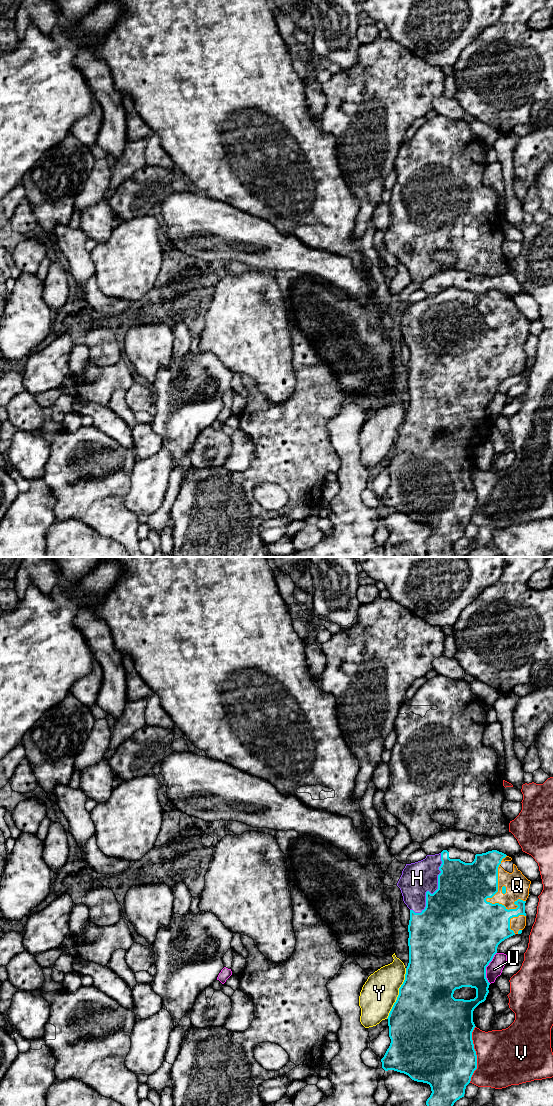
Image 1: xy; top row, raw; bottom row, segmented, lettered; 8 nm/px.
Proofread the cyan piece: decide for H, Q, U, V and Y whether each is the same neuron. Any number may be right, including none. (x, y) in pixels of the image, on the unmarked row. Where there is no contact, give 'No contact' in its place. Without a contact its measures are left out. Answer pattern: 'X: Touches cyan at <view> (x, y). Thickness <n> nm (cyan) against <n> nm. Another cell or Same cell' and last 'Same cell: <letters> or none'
H: Touches cyan at xy (437, 329). Thickness 500 nm (cyan) against 260 nm. Same cell
Q: Touches cyan at xy (497, 330). Thickness 380 nm (cyan) against 190 nm. Same cell
U: Touches cyan at xy (485, 408). Thickness 500 nm (cyan) against 120 nm. Another cell
V: Touches cyan at xy (475, 494). Thickness 500 nm (cyan) against 460 nm. Another cell
Y: Touches cyan at xy (399, 433). Thickness 500 nm (cyan) against 280 nm. Another cell
Same cell: H, Q

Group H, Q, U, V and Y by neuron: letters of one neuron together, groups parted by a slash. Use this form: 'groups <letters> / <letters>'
groups H Q / U / V / Y

